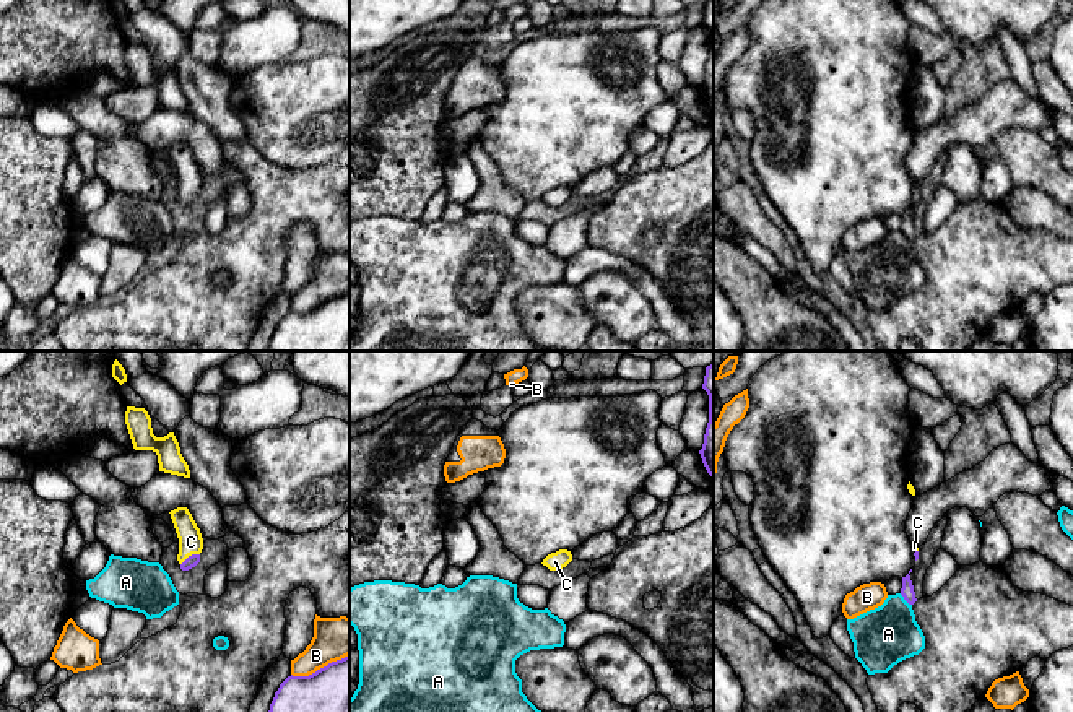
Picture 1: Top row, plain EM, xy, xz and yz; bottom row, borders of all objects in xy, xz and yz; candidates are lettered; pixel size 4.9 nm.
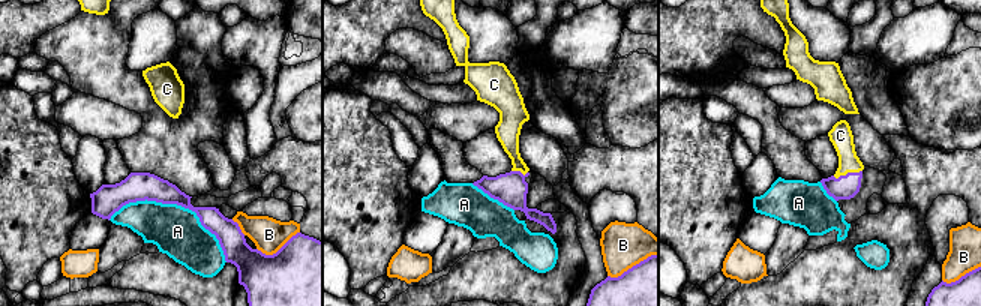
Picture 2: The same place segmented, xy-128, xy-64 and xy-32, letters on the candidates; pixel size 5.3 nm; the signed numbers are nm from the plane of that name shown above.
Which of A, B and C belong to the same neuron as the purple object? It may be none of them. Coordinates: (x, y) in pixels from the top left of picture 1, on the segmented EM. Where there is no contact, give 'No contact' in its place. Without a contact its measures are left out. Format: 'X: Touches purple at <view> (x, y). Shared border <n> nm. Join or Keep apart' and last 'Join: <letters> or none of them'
A: Touches purple at yz (906, 600). Shared border 90 nm. Keep apart
B: Touches purple at xy (321, 668). Shared border 300 nm. Keep apart
C: Touches purple at xy (189, 556). Shared border 110 nm. Join
Join: C

